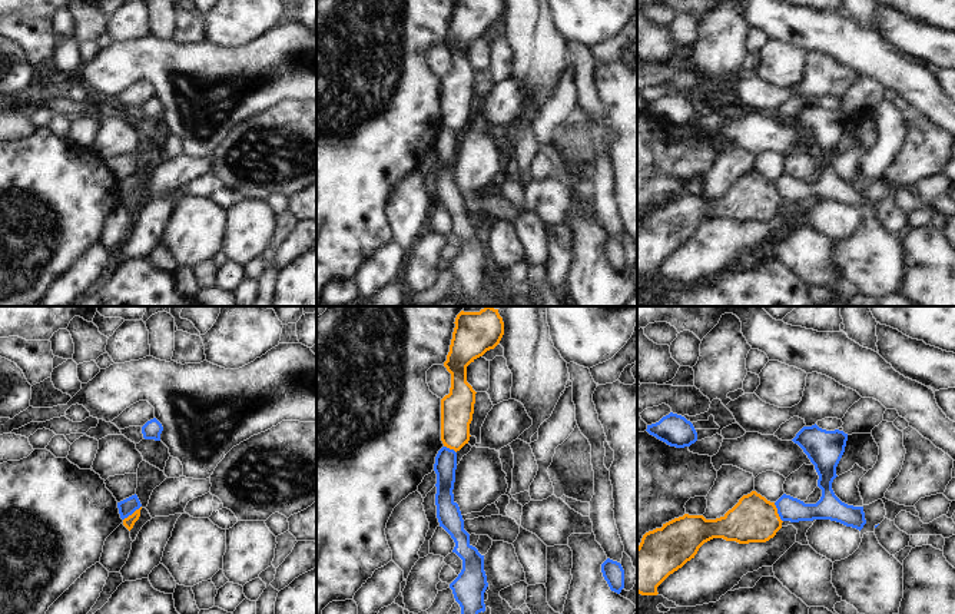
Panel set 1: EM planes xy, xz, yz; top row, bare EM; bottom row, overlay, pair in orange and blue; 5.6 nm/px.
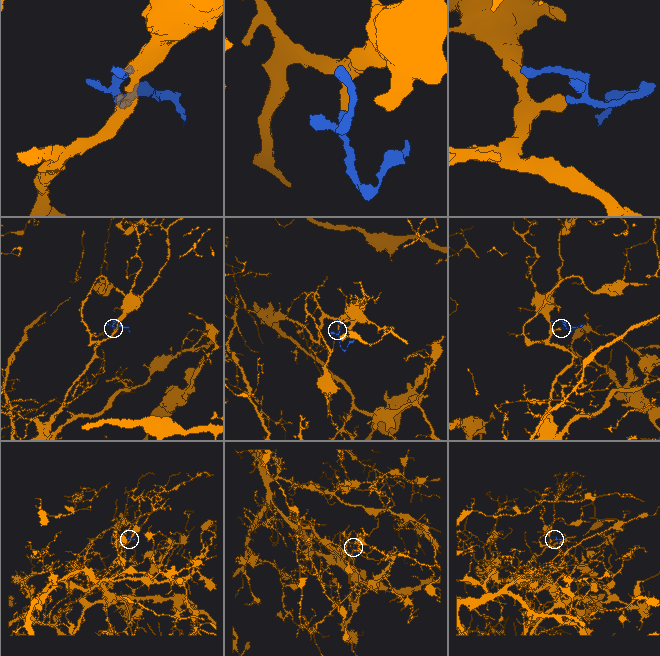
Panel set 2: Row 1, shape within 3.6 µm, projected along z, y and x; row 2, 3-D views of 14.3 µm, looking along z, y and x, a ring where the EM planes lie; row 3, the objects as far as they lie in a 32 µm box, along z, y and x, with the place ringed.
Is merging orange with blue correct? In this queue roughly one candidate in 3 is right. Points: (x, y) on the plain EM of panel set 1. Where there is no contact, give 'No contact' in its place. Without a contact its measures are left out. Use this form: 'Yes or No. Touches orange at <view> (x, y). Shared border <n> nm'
No. Touches orange at yz (776, 192). Shared border 120 nm.

